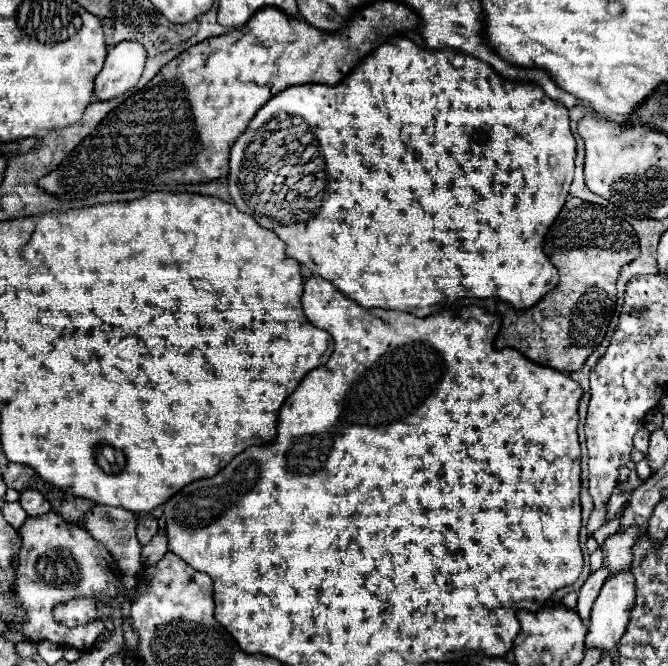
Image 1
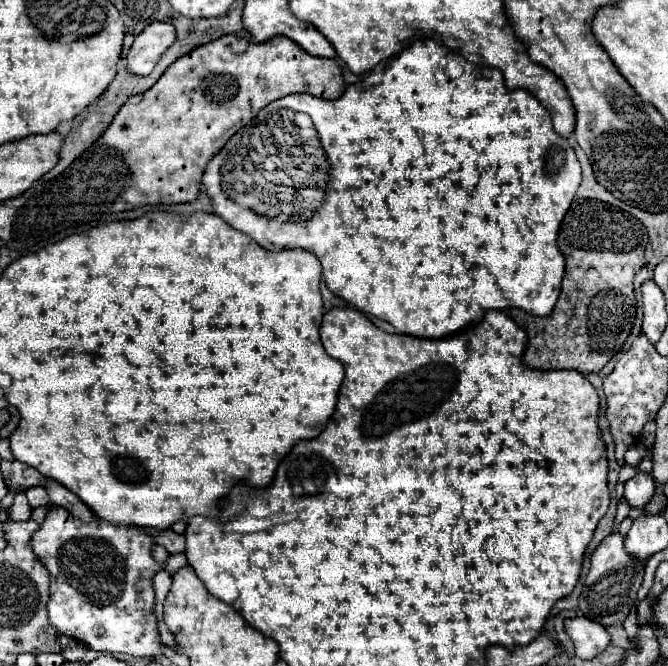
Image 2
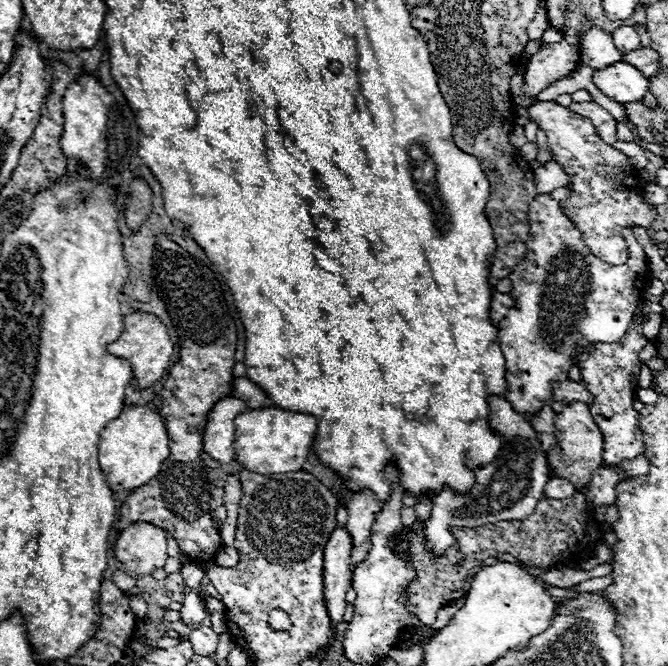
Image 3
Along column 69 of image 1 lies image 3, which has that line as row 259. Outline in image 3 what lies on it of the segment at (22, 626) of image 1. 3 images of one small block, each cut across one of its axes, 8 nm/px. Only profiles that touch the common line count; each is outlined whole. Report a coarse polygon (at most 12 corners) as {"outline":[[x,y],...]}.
{"outline":[[560,202],[528,208],[498,324],[506,400],[532,416],[576,350],[626,334],[648,280],[590,252]]}

